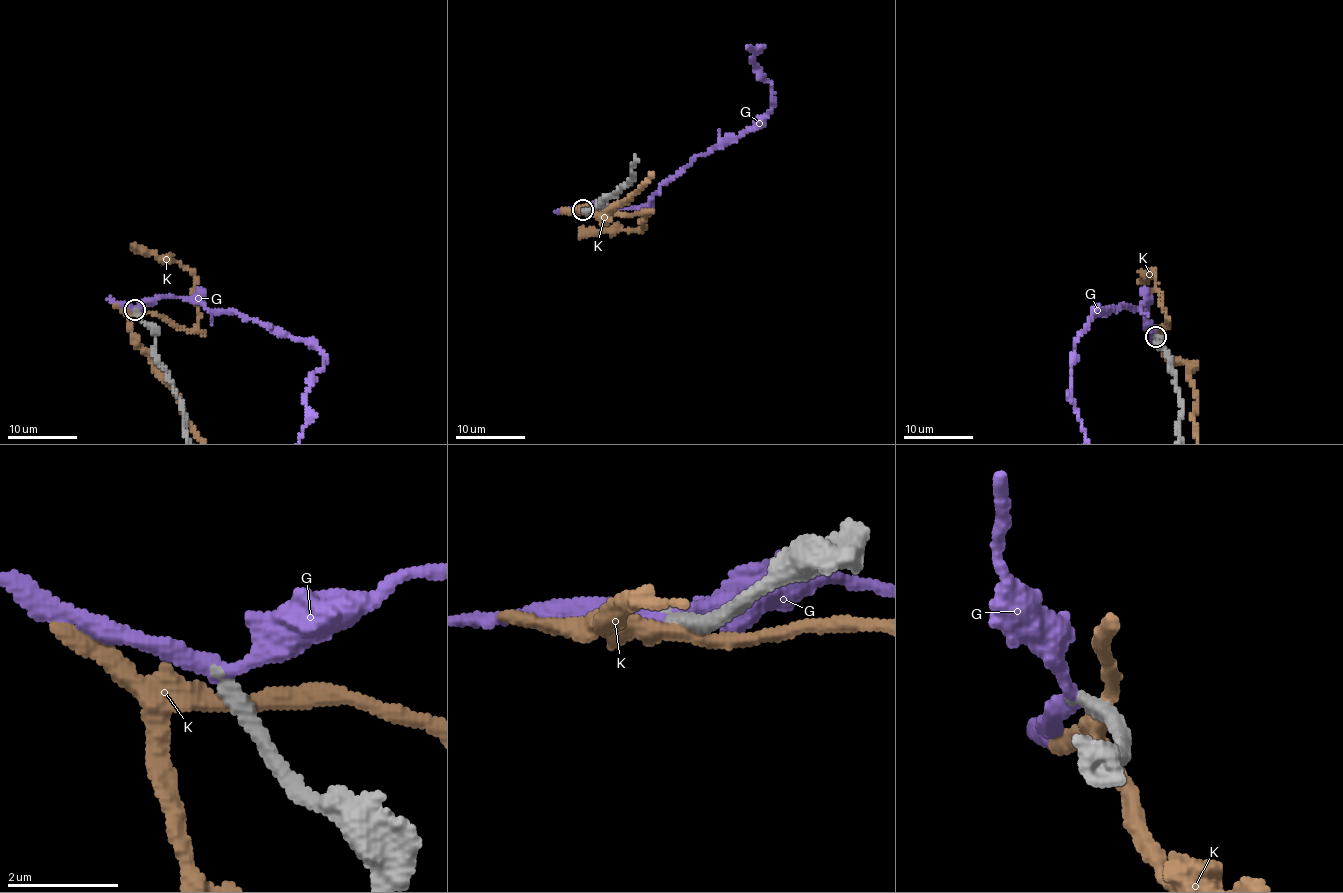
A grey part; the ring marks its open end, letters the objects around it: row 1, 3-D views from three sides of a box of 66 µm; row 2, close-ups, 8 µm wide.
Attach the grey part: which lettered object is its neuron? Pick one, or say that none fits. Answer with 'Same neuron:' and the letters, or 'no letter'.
Same neuron: G

